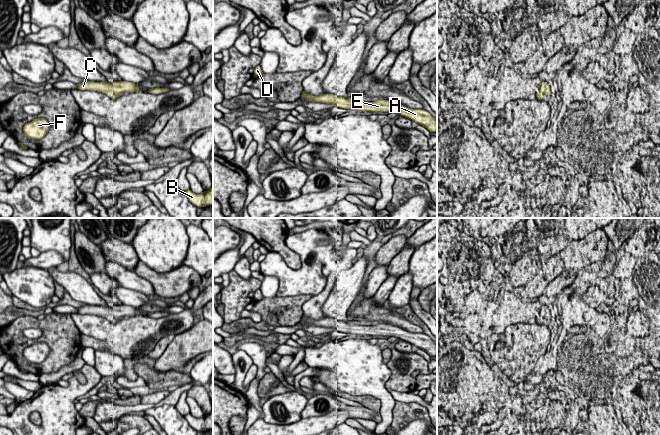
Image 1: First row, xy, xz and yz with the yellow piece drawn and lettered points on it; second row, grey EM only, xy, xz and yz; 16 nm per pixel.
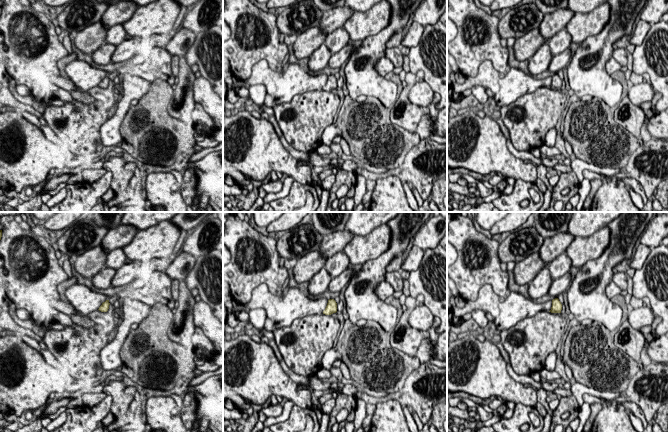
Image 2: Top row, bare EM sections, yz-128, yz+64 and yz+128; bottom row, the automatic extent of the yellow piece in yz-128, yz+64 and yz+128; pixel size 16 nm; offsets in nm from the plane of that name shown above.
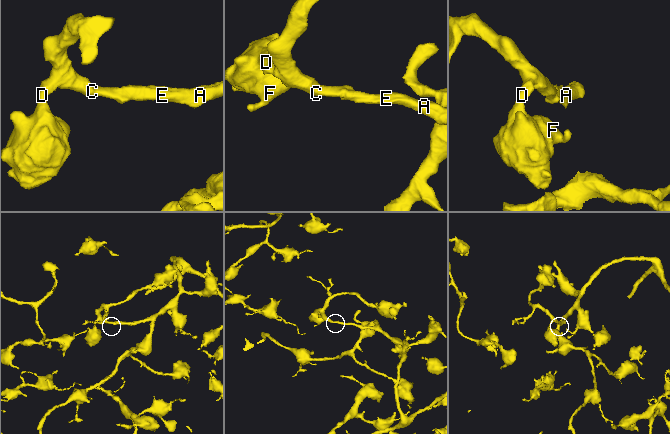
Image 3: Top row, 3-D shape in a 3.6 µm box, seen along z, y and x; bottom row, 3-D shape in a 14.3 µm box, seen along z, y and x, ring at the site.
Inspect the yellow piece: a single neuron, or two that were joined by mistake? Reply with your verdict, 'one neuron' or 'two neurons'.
one neuron

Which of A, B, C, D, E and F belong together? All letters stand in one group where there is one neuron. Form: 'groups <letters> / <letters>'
groups A B C D E F

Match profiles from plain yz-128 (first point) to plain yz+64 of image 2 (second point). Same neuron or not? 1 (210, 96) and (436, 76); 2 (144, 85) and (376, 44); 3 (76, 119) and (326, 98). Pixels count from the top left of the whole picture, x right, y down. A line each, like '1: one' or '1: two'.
1: two
2: one
3: one

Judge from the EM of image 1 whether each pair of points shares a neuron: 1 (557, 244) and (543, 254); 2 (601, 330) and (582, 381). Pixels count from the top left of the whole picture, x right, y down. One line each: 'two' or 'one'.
1: one
2: two

